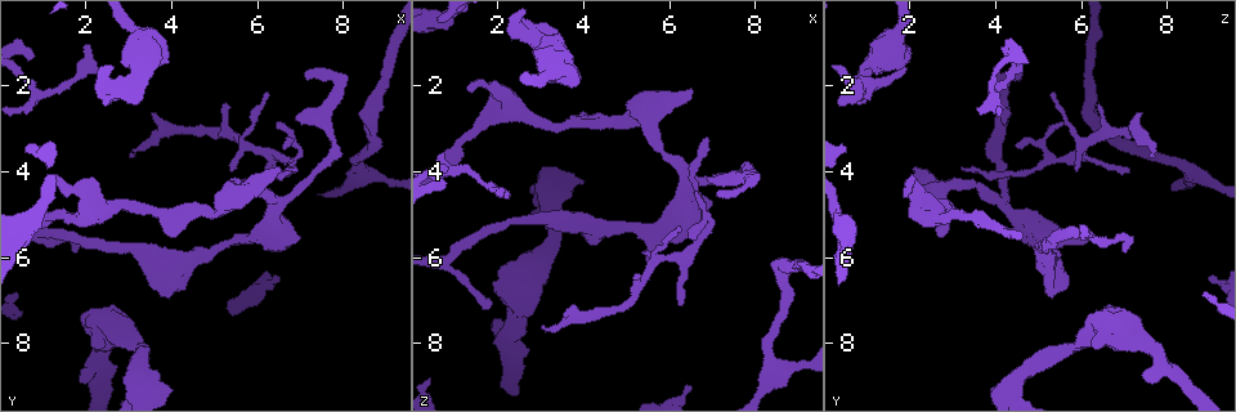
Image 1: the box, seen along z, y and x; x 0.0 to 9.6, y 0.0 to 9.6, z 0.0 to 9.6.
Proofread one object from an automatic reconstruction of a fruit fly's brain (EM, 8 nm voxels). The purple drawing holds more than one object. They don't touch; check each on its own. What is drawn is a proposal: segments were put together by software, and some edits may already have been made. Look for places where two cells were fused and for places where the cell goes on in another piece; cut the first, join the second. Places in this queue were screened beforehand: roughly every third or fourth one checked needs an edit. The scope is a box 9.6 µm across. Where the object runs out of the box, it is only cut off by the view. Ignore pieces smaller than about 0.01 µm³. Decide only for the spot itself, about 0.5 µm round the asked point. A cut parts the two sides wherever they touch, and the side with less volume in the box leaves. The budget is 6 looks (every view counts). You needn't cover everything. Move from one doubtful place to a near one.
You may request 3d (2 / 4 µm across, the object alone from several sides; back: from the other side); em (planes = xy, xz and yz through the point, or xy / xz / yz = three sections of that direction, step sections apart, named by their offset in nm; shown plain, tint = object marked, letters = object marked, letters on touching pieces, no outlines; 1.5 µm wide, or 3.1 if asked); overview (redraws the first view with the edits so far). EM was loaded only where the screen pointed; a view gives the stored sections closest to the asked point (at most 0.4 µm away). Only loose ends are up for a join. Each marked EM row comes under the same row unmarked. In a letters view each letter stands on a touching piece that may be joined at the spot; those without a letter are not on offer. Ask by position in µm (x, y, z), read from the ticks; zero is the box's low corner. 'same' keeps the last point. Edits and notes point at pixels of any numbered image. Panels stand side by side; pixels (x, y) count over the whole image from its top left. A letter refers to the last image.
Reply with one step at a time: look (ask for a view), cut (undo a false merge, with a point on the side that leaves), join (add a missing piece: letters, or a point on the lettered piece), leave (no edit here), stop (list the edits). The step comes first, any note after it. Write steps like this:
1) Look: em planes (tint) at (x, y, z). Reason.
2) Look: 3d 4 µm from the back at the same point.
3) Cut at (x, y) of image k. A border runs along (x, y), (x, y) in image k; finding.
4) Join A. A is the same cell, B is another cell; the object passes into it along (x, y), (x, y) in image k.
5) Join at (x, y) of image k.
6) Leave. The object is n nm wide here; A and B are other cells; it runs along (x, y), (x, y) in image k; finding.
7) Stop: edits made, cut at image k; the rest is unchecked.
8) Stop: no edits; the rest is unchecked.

Look: 3d 4 µm from the back at (6.20, 3.95, 7.20). Tapers out.

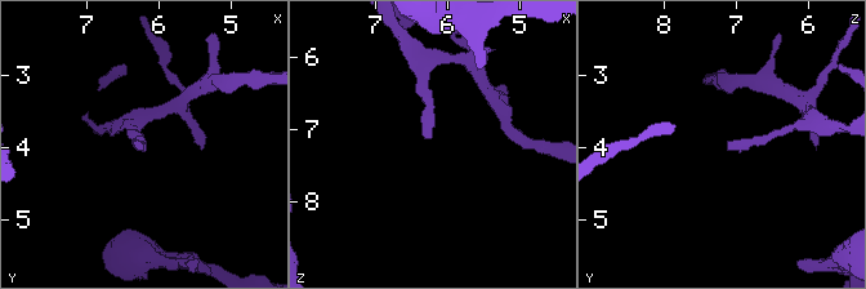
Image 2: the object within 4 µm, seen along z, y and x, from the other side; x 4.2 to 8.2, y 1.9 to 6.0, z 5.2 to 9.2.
Look: em xy step 4 (tint) at (6.25, 4.00, 7.10). Shape alone is not enough.

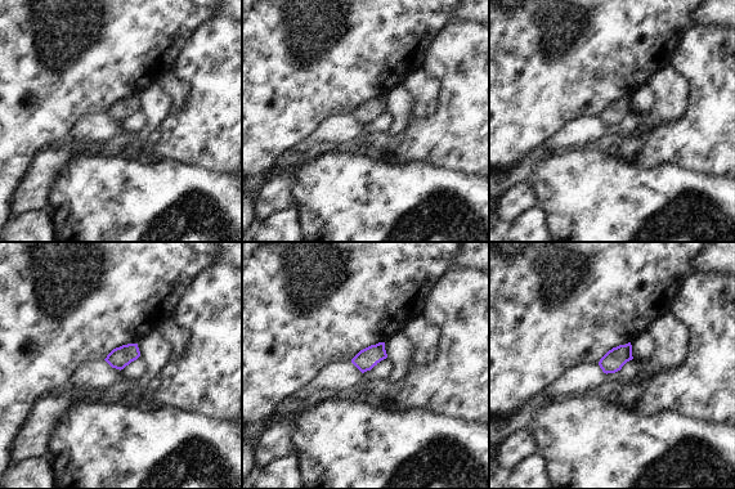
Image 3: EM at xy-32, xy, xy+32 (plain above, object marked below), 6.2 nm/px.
Look: em planes (letters) at the same point.

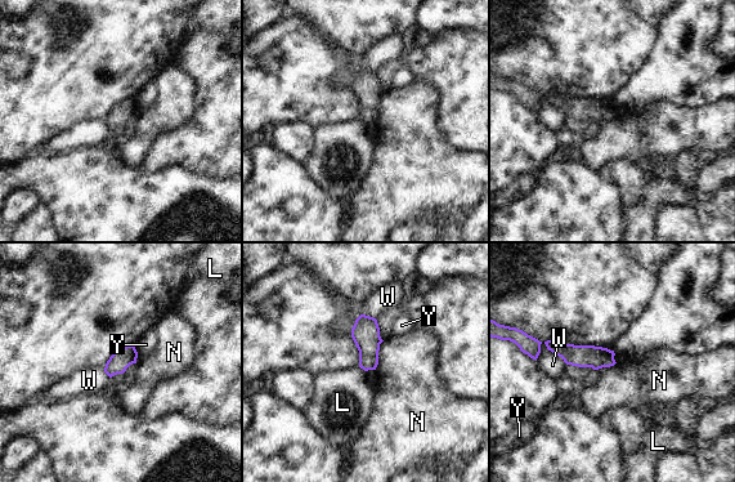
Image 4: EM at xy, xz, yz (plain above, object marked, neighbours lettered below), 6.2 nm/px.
Leave. The object is 100 nm wide here; L, N, W and Y are other cells; it runs along (550, 343), (572, 355), (610, 362) in image 4; no lettered piece goes on from it.

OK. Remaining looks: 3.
Look: em xz step 4 (letters) at (3.05, 3.70, 7.60). Free end.

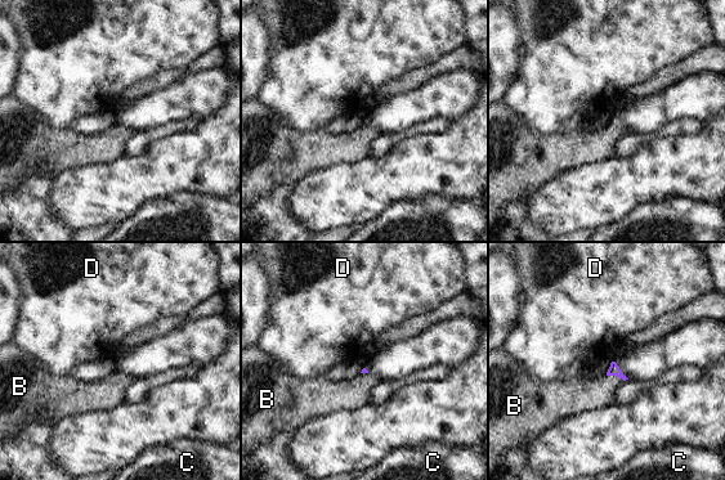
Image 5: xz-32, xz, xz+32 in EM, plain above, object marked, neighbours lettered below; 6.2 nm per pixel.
Look: em planes (letters) at the same point. Cut it another way.

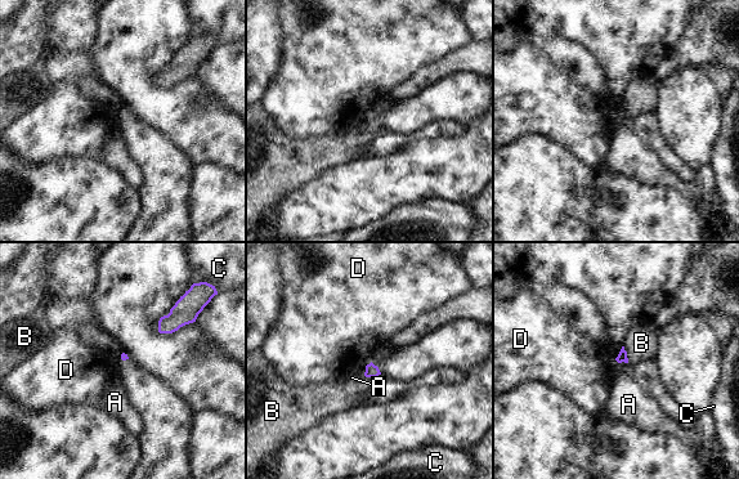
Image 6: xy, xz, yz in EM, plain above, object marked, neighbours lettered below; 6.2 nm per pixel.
Join B. The longest contact is with B, 120 nm; B is the same cell, A, C and D are other cells; the object passes into it along (622, 357), (626, 354), (641, 343) in image 6; the cell continues.

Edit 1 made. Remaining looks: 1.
Stop: edits made, join at image 6; the rest is unchecked.

